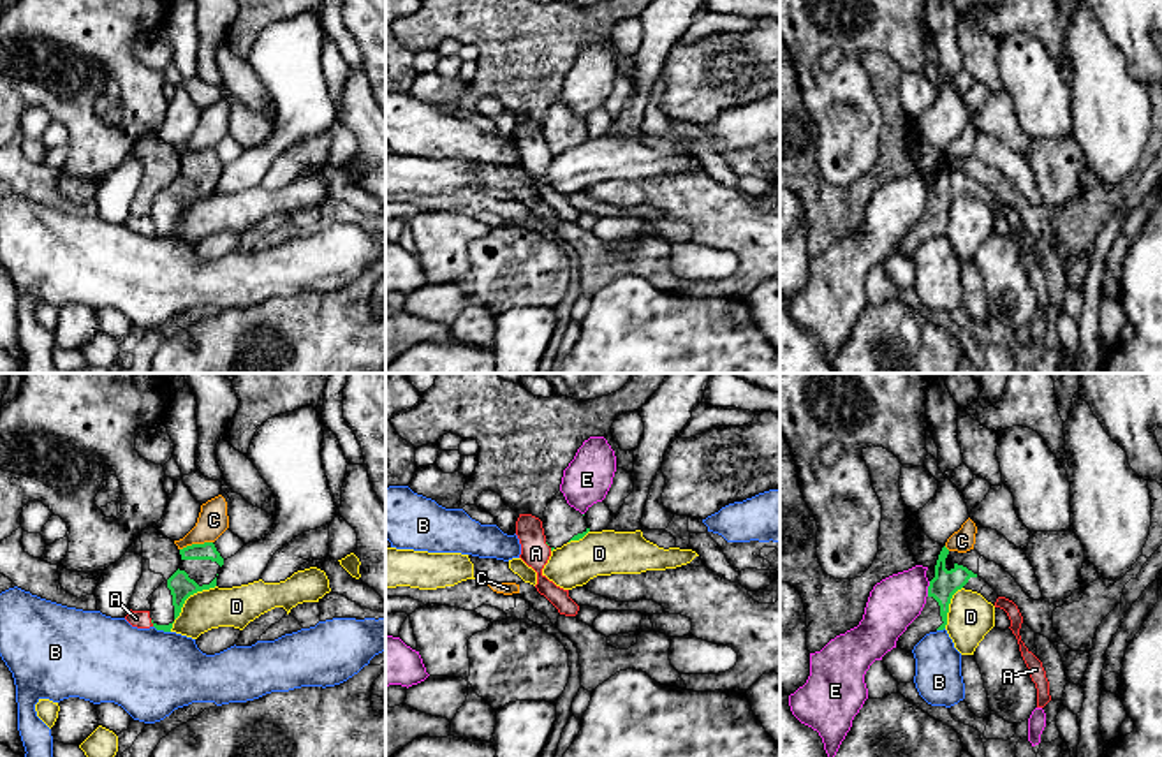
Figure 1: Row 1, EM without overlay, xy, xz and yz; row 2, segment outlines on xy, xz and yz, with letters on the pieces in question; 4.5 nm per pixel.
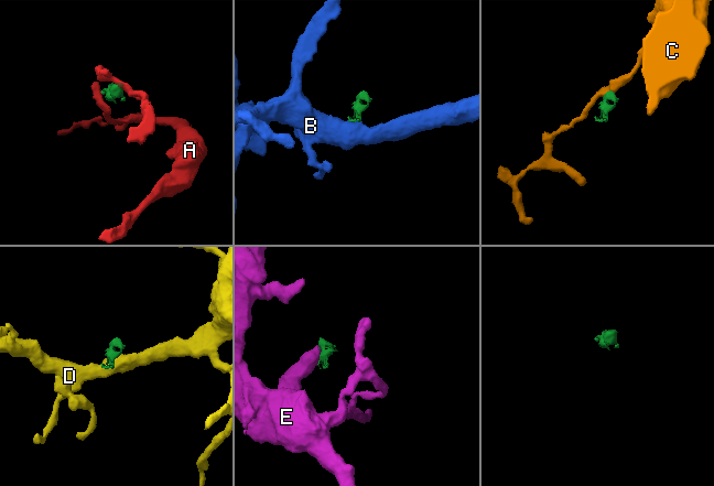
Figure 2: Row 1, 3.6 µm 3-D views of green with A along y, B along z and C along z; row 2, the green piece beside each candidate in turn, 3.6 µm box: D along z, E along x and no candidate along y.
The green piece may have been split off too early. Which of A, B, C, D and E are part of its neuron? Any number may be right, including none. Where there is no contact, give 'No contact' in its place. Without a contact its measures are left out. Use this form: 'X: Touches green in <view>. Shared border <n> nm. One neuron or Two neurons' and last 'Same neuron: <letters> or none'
A: Touches green in xz. Shared border 50 nm. Two neurons
B: Touches green in yz. Shared border 40 nm. Two neurons
C: Touches green in xy. Shared border 160 nm. Two neurons
D: Touches green in xy. Shared border 300 nm. Two neurons
E: Touches green in yz. Shared border 70 nm. Two neurons
Same neuron: none

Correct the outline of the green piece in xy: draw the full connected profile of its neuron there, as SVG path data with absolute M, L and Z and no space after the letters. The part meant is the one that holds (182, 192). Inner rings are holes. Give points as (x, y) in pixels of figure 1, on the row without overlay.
M213 148L187 151L180 160L178 176L151 202L150 224L157 236L171 238L185 206L197 197L215 194L224 171Z

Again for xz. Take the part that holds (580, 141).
M558 97L548 109L542 123L542 134L546 150L551 157L570 146L579 146L590 137L585 120L570 113L562 97Z

